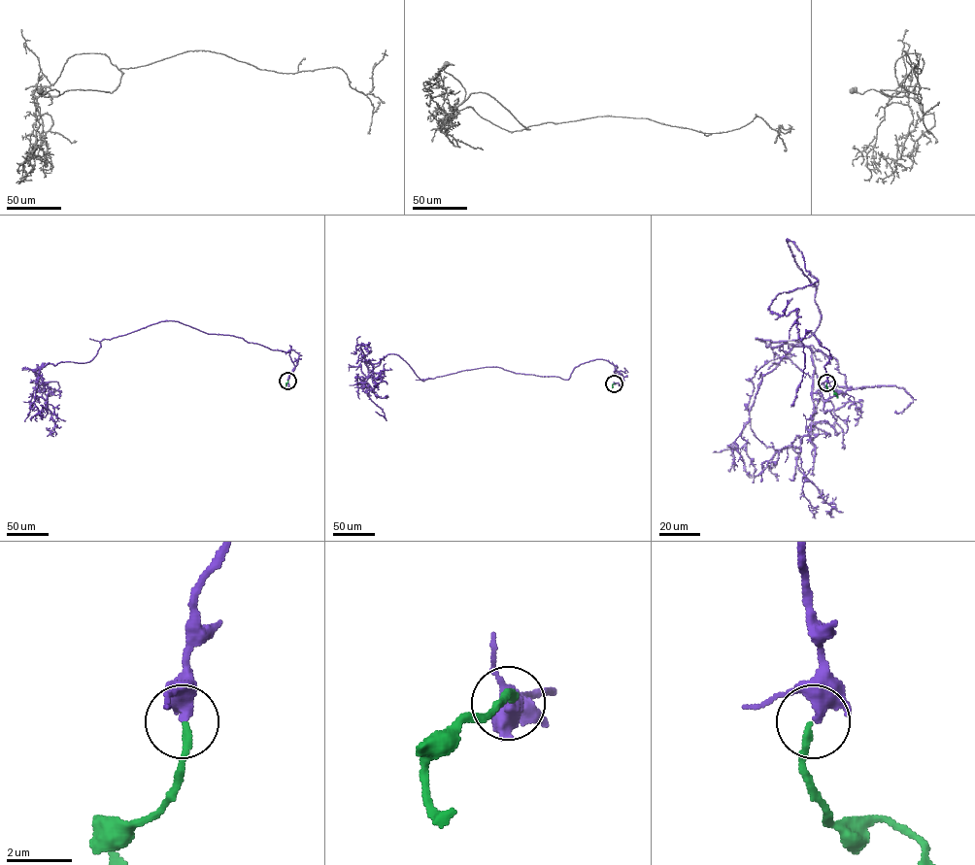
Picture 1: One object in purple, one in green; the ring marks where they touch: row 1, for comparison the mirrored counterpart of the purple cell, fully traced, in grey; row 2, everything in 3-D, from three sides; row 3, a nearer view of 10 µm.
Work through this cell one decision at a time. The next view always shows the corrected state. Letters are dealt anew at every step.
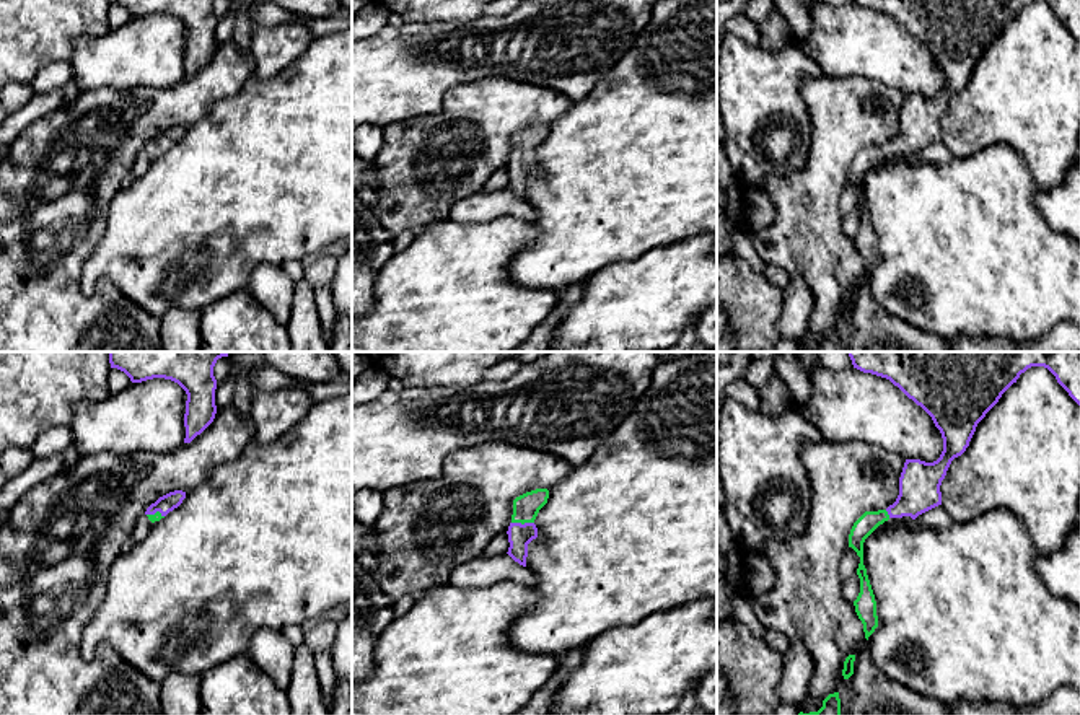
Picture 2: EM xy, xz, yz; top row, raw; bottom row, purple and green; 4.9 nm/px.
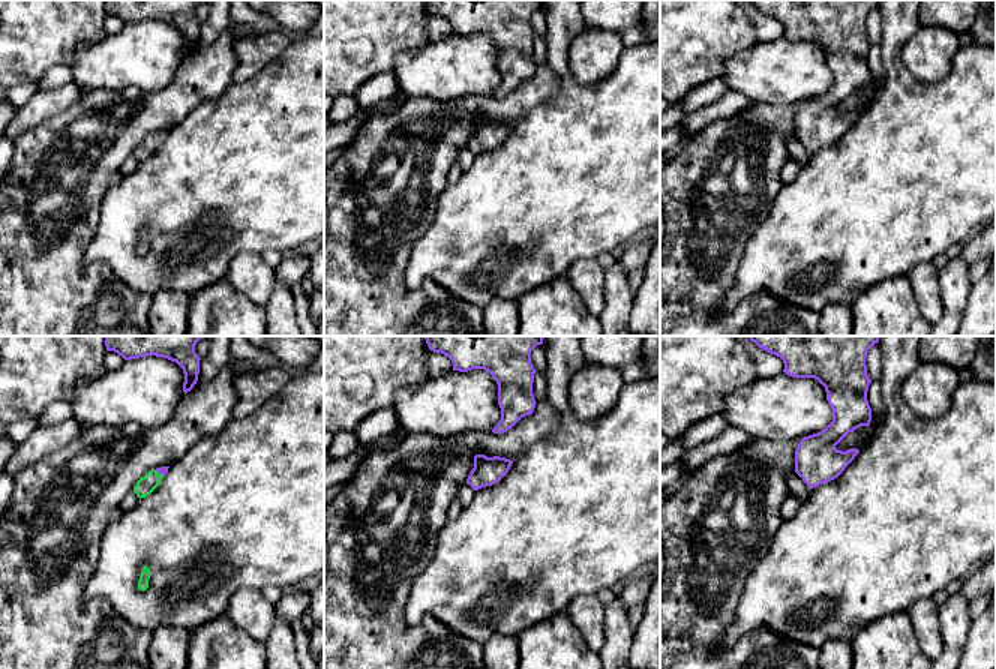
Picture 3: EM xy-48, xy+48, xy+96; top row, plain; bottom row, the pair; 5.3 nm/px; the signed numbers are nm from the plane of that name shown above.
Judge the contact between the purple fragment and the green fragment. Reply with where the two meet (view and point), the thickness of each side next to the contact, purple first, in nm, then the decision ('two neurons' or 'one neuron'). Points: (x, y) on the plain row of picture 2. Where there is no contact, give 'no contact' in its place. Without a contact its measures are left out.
contact xz (525, 158); calibres 110 and 130 nm; one neuron

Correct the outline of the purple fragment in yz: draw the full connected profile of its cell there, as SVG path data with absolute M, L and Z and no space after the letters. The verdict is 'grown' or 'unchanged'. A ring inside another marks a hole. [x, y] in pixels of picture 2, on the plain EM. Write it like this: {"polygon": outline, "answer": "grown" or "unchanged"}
{"polygon": "M854 0L889 15L933 55L943 73L943 86L933 98L906 94L899 130L886 145L865 147L852 161L849 182L860 192L860 228L854 236L865 274L878 262L876 236L863 200L865 174L889 153L919 150L942 140L940 121L951 96L961 91L977 59L1002 29L1031 2L1047 3L1080 41L1080 0Z", "answer": "grown"}

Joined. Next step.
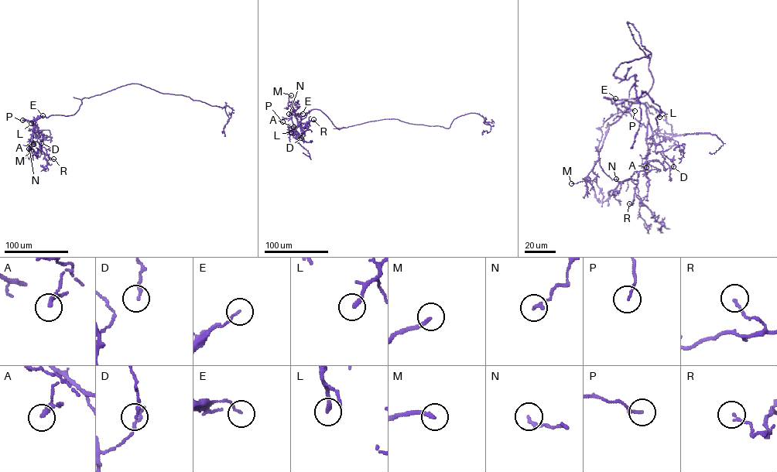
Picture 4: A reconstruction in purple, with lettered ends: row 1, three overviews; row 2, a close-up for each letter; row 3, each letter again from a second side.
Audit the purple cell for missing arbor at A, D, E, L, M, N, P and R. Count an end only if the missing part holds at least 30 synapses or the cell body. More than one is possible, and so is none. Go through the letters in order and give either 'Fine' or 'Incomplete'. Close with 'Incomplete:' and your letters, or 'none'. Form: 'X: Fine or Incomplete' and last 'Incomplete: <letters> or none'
A: Fine
D: Fine
E: Fine
L: Fine
M: Incomplete
N: Fine
P: Fine
R: Fine
Incomplete: M

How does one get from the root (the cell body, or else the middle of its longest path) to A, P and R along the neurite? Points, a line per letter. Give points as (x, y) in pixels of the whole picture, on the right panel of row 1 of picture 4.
A: (633, 37), (648, 56), (652, 87), (638, 97), (604, 97), (614, 104), (645, 105), (652, 141), (646, 167)
P: (633, 37), (648, 56), (652, 87), (638, 97), (604, 97), (643, 104), (646, 126), (626, 111), (634, 111)
R: (633, 37), (648, 56), (652, 87), (638, 97), (604, 97), (646, 107), (645, 169), (638, 174), (629, 203)

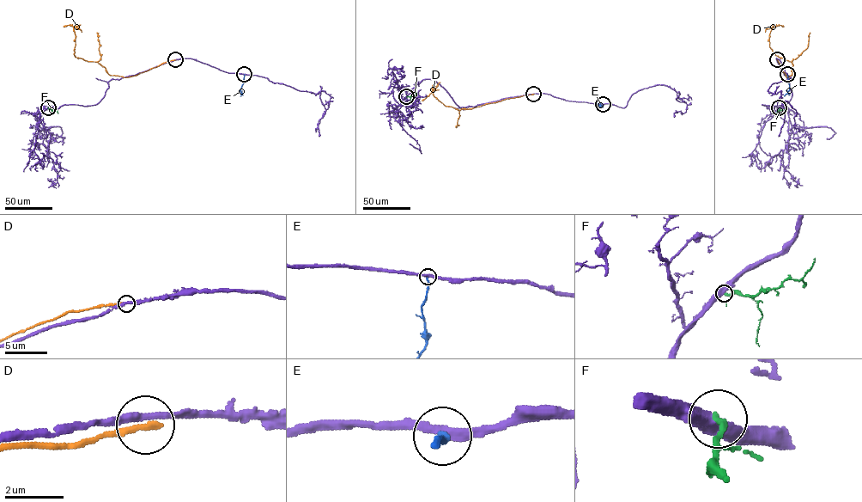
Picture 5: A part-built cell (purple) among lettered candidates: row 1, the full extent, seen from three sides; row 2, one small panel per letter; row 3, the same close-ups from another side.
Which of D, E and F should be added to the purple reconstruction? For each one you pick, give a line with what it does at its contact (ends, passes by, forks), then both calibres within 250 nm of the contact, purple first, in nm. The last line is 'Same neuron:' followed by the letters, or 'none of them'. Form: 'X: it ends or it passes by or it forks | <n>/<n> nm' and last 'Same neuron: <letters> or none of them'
Same neuron: none of them

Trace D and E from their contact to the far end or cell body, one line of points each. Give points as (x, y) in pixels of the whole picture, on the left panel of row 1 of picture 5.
D: (175, 59), (128, 77), (110, 75), (97, 62), (75, 56), (74, 27), (63, 27)
E: (245, 74), (240, 95)

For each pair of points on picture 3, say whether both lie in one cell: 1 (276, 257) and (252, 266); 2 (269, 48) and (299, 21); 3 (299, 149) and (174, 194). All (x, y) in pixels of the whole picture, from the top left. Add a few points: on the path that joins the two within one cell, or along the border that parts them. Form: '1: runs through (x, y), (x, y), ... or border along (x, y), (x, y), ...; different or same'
1: border along (260, 255), (273, 270); different
2: border along (281, 29), (287, 35); different
3: runs through (267, 165), (240, 173), (206, 194); same

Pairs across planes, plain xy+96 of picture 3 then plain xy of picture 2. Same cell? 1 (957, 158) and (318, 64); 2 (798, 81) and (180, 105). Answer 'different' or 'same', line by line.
1: same
2: different

